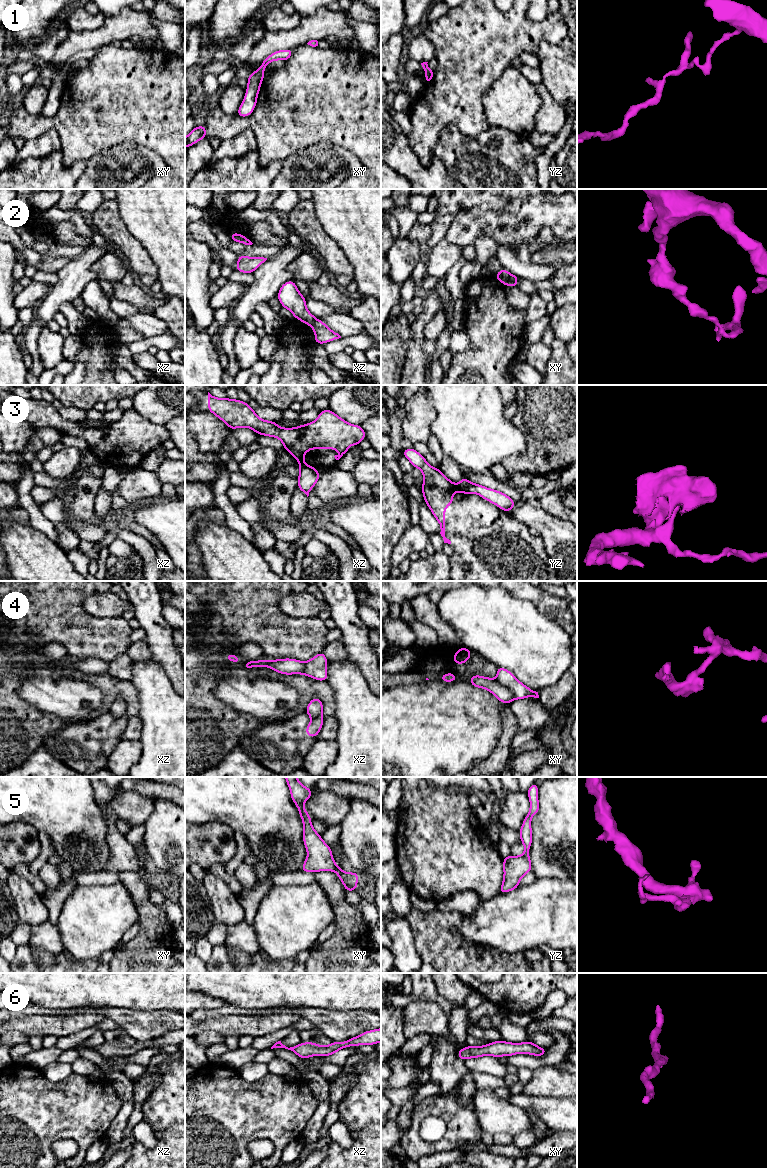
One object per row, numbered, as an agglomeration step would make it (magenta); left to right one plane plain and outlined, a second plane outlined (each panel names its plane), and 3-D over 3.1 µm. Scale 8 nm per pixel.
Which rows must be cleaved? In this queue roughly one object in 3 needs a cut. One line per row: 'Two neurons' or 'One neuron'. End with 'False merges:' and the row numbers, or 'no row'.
1: One neuron
2: Two neurons
3: Two neurons
4: Two neurons
5: One neuron
6: One neuron
False merges: 2, 3, 4

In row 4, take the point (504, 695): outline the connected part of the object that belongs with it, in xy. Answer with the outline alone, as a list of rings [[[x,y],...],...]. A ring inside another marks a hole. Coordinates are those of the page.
[[[473,675],[469,682],[477,688],[484,688],[490,691],[501,703],[507,704],[514,700],[513,693],[497,679],[491,679],[480,675]]]

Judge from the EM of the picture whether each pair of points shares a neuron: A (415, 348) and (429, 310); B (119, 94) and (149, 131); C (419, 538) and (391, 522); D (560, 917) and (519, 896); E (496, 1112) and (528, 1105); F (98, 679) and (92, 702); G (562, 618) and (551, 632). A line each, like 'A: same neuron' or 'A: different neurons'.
A: same neuron
B: same neuron
C: different neurons
D: same neuron
E: different neurons
F: different neurons
G: different neurons

